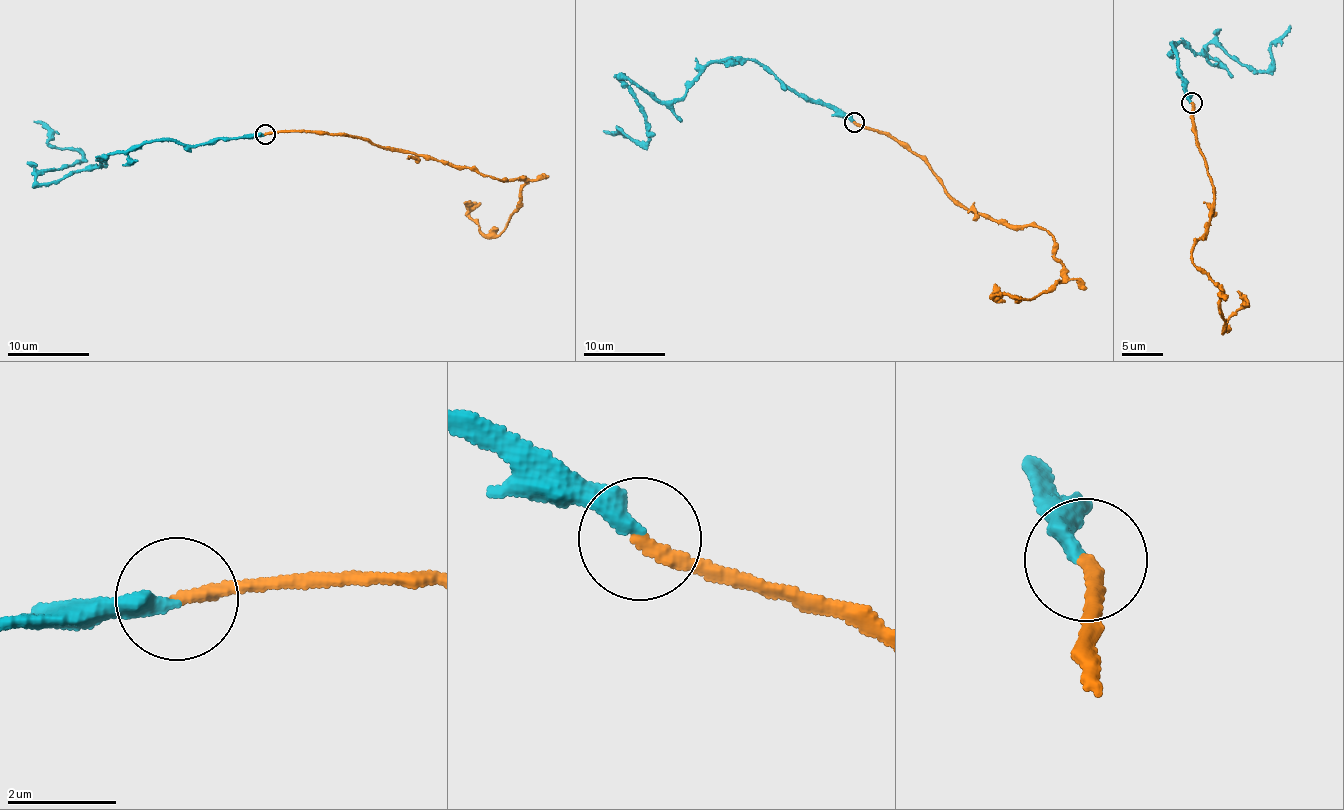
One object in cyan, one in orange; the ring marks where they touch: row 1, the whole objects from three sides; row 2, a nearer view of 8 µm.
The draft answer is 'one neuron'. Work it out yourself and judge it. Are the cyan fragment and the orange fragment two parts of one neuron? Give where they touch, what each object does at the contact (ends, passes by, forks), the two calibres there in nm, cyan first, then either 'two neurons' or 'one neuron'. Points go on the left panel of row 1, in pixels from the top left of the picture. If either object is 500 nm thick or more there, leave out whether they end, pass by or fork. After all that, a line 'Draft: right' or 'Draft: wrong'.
(265, 134) | cyan ends | orange ends | 320/240 nm | one neuron
Draft: right

